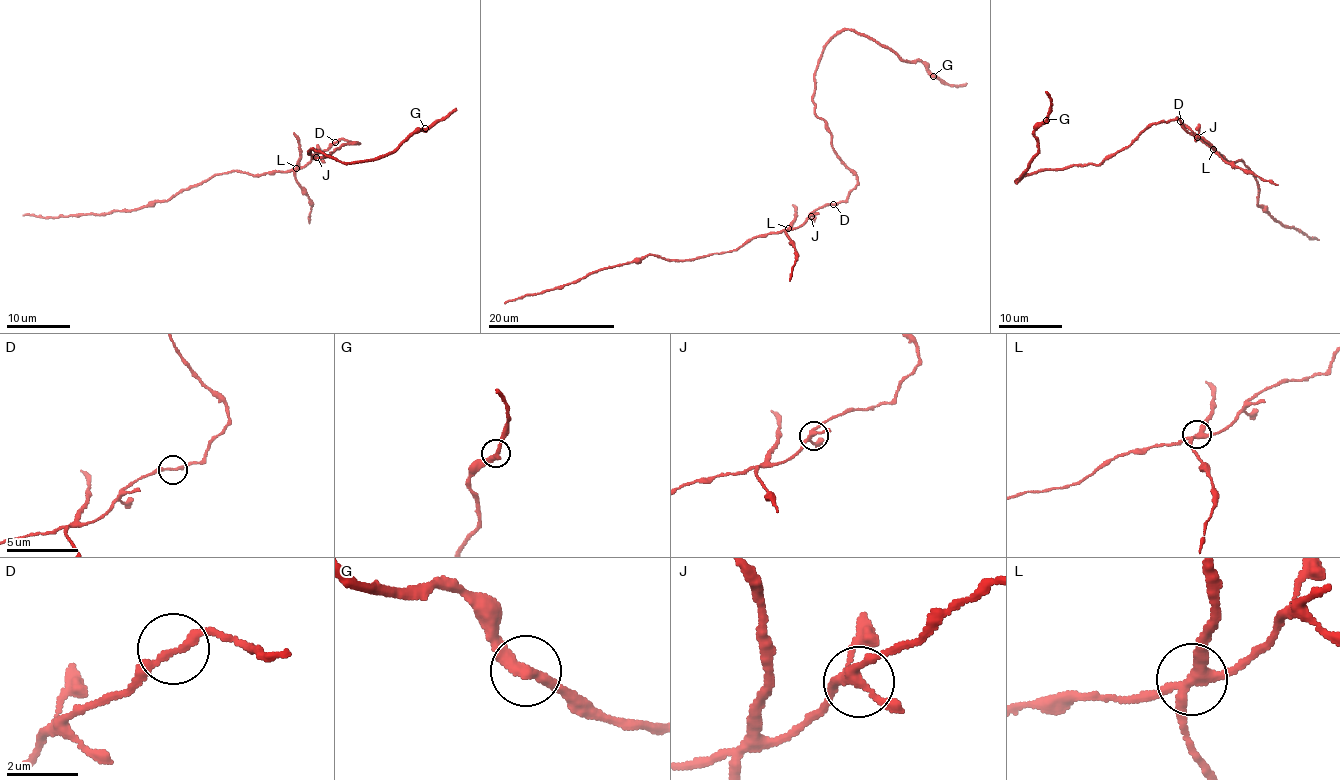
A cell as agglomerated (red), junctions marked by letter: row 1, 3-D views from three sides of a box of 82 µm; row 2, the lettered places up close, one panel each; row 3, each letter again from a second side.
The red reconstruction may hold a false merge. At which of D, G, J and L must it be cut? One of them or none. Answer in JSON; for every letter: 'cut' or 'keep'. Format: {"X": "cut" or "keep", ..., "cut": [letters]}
{"D": "keep", "G": "keep", "J": "keep", "L": "cut", "cut": ["L"]}

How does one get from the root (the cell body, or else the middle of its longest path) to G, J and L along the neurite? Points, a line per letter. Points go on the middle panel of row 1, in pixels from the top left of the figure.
G: (834, 203), (857, 177), (814, 112), (814, 72), (832, 38), (864, 33), (933, 76)
J: (834, 203), (821, 206), (811, 216)
L: (834, 203), (821, 206), (806, 221), (788, 228)

